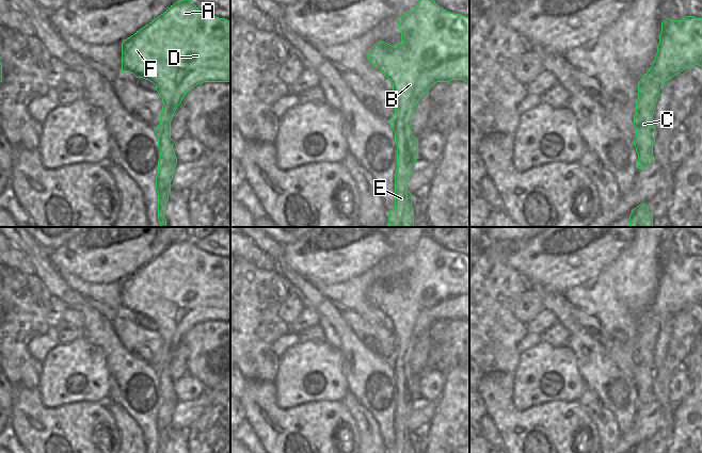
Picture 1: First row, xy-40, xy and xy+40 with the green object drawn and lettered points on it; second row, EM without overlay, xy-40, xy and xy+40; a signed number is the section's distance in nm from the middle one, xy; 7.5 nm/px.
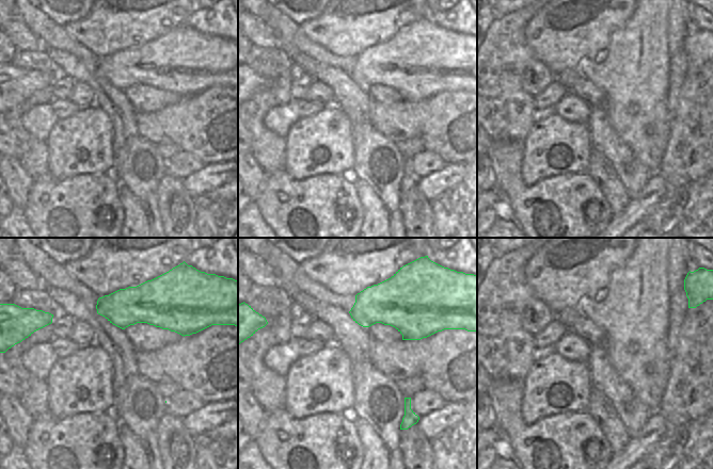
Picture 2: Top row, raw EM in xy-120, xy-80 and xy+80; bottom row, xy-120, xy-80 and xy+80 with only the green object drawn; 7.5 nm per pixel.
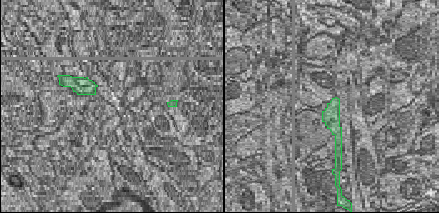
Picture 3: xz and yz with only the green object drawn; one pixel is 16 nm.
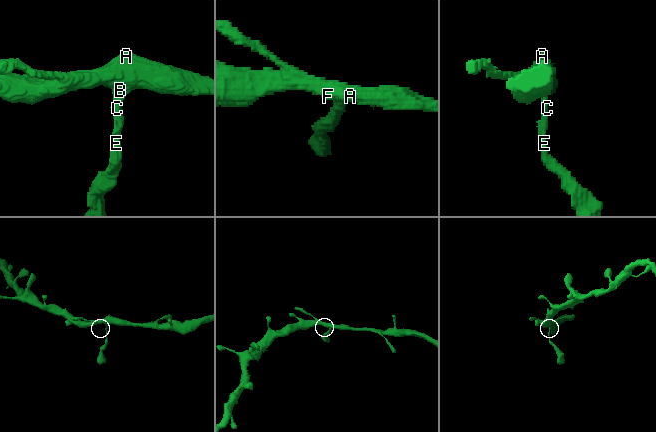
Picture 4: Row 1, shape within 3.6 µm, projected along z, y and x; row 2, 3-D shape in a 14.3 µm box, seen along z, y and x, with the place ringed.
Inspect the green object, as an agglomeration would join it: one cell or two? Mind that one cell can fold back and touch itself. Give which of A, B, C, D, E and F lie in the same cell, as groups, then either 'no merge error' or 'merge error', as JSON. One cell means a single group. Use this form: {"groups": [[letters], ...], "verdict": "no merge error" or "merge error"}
{"groups": [["A", "B", "C", "D", "E", "F"]], "verdict": "no merge error"}

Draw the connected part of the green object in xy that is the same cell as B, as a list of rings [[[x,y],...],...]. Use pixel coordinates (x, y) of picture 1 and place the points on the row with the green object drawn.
[[[420,0],[416,6],[397,18],[401,43],[394,46],[379,42],[368,51],[369,62],[392,83],[395,94],[395,115],[388,120],[397,145],[395,173],[395,207],[388,213],[388,227],[414,227],[414,209],[408,181],[418,159],[418,140],[410,128],[418,100],[436,82],[464,80],[469,82],[469,18],[447,12],[433,0]]]

